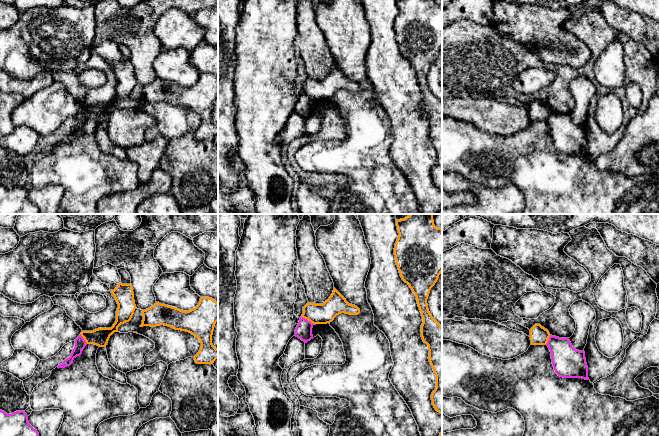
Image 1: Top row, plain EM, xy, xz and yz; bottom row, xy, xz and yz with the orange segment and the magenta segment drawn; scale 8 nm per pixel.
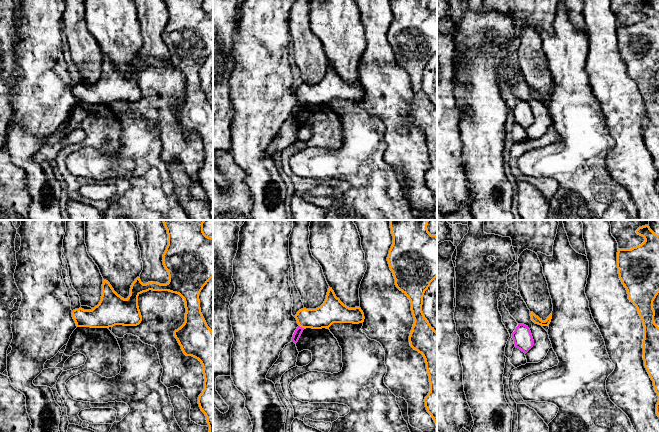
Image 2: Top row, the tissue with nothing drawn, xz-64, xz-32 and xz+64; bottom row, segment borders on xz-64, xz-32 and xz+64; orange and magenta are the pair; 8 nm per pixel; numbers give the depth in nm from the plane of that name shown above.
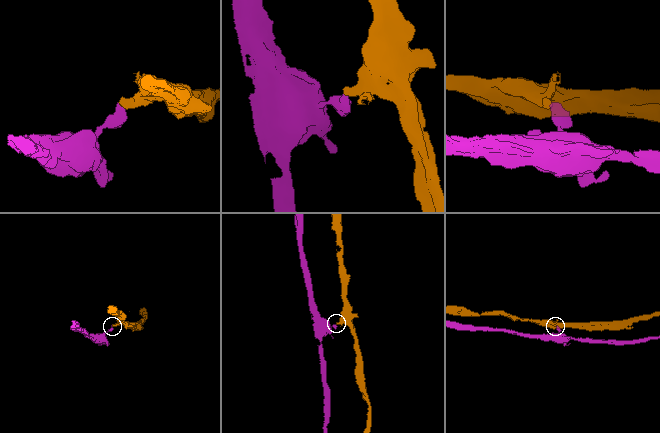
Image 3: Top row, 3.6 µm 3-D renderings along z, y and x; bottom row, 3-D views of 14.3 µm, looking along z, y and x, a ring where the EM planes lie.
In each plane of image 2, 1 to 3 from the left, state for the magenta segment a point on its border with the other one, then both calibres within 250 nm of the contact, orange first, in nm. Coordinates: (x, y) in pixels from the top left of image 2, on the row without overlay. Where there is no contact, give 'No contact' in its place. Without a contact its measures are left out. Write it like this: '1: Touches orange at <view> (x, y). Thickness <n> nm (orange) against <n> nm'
1: No contact
2: Touches orange at xz-32 (302, 103). Thickness 180 nm (orange) against 60 nm
3: No contact

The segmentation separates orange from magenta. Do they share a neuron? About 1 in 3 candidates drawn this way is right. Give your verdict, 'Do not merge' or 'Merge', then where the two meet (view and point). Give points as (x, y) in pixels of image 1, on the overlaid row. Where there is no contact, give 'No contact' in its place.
Do not merge. Touches orange at xz (308, 320)

